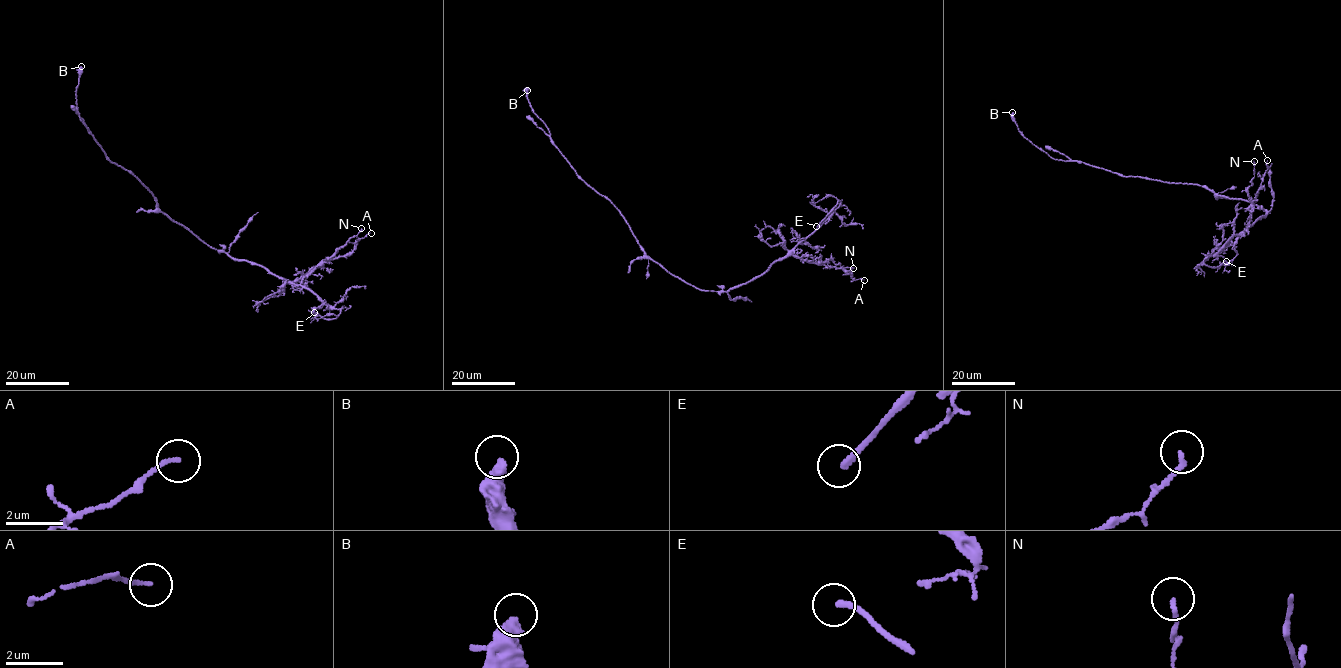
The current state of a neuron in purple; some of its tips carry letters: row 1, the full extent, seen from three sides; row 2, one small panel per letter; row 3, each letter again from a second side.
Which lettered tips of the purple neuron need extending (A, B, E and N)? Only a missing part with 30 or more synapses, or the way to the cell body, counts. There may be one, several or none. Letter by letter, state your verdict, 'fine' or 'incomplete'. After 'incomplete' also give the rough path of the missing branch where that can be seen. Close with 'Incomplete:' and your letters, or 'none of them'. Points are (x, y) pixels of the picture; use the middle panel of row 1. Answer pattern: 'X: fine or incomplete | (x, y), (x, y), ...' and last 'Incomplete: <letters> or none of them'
A: fine
B: fine
E: incomplete | (816, 226), (785, 277)
N: fine
Incomplete: E

